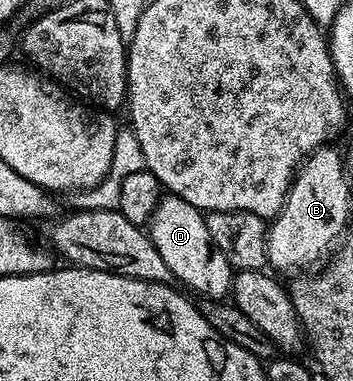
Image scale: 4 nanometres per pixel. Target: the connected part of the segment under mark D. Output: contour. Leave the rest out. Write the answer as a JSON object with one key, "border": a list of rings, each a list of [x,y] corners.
{"border":[[[166,194],[153,210],[153,218],[147,224],[147,234],[155,249],[159,249],[159,257],[163,257],[167,269],[182,288],[190,287],[194,296],[206,295],[204,298],[209,301],[221,301],[230,294],[235,272],[227,257],[223,257],[221,250],[213,246],[211,233],[207,233],[205,215],[198,207],[177,195]]]}

